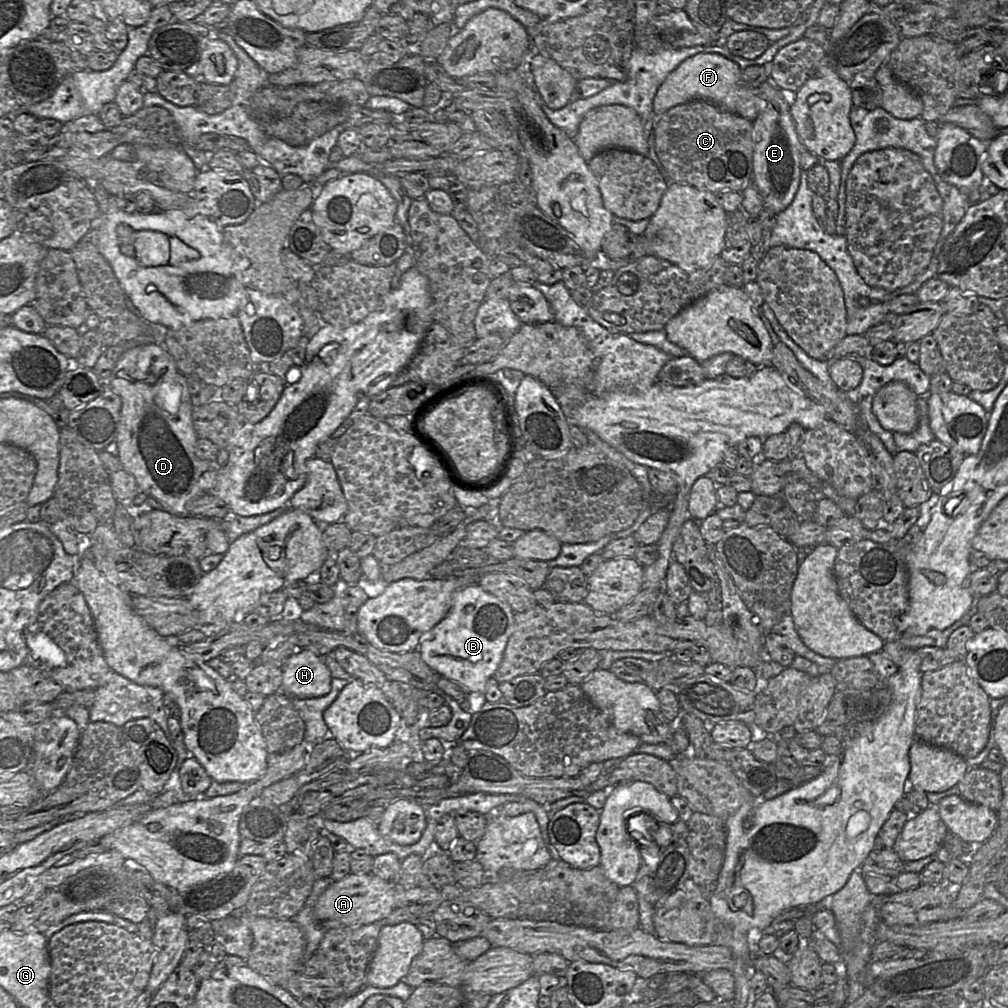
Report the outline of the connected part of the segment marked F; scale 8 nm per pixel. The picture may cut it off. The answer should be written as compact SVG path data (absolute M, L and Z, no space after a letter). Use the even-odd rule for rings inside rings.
M698 53L680 63L659 86L653 100L653 113L658 118L670 108L701 99L718 108L748 119L752 123L763 110L759 88L749 88L742 82L738 64L716 53Z

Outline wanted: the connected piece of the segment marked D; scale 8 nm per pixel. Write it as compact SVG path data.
M152 342L133 347L121 355L109 378L109 387L121 398L122 402L115 438L118 447L118 459L122 469L135 478L139 489L147 494L148 497L153 497L160 503L162 510L176 516L191 516L187 513L187 504L201 495L209 493L209 491L215 487L215 480L220 467L216 461L203 460L196 455L195 446L198 436L196 435L192 424L191 416L193 406L191 404L185 376L178 370L173 358L165 347L160 343Z

